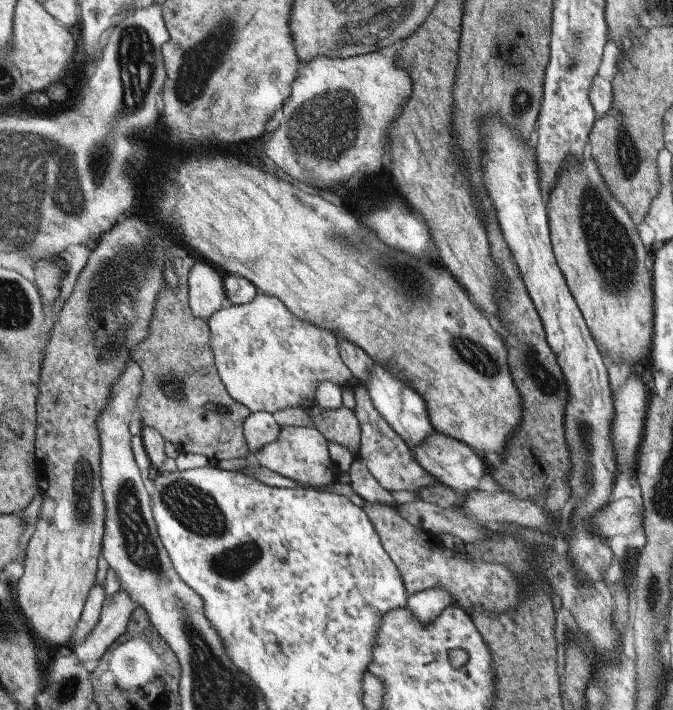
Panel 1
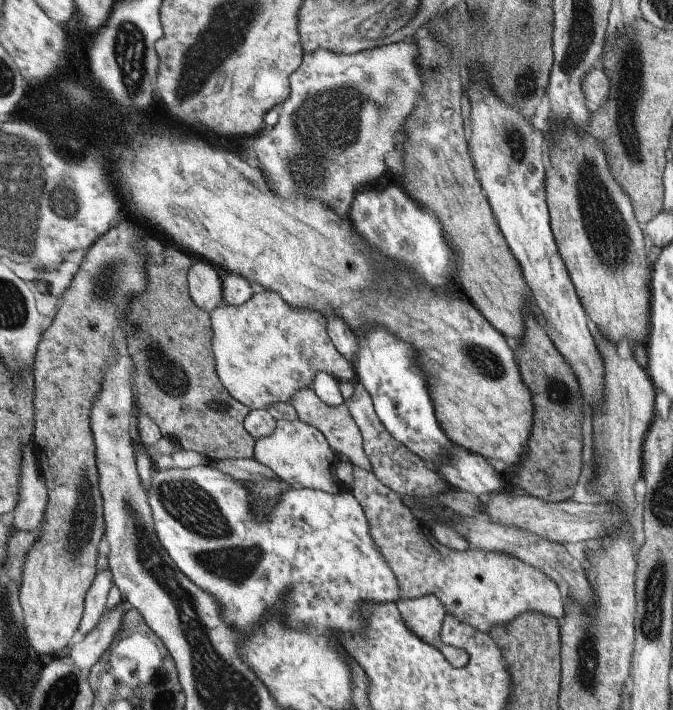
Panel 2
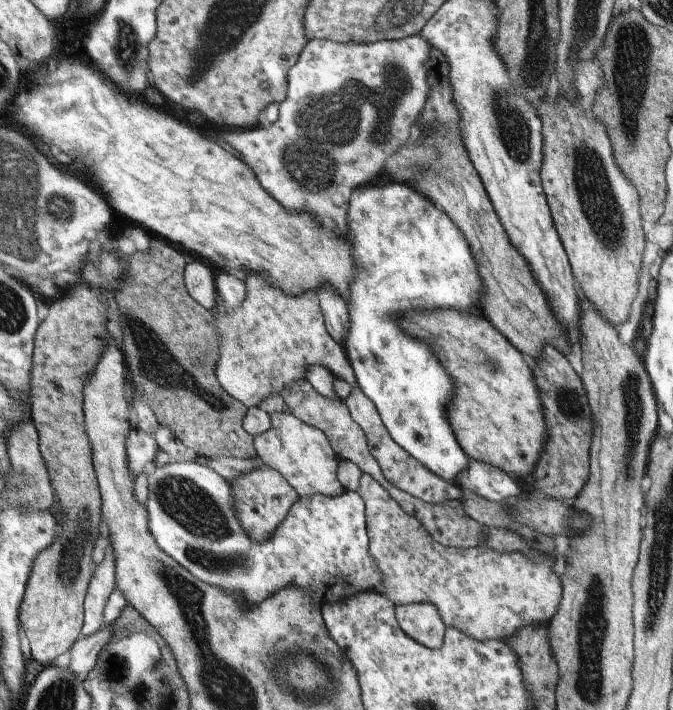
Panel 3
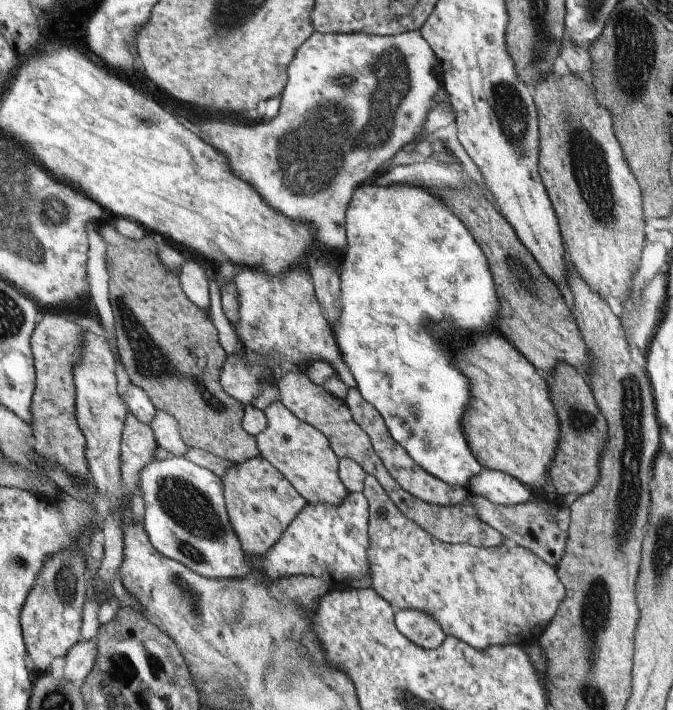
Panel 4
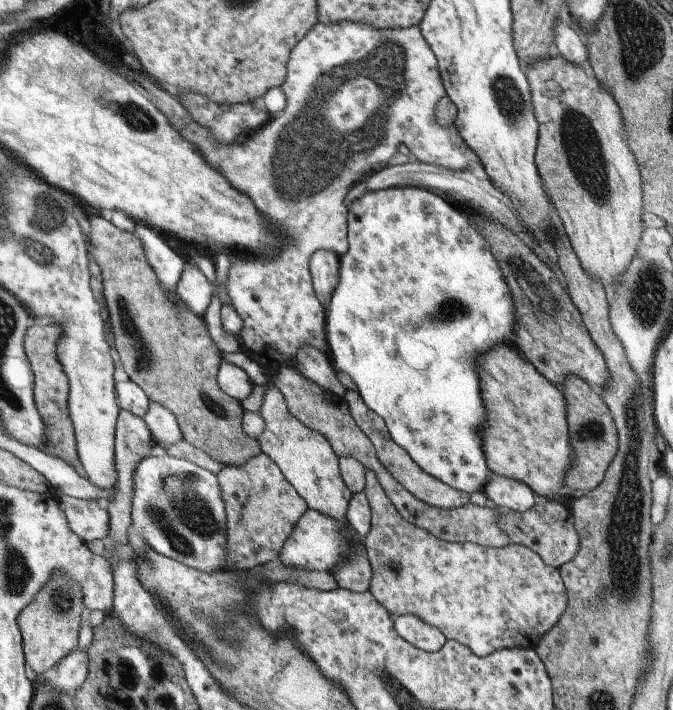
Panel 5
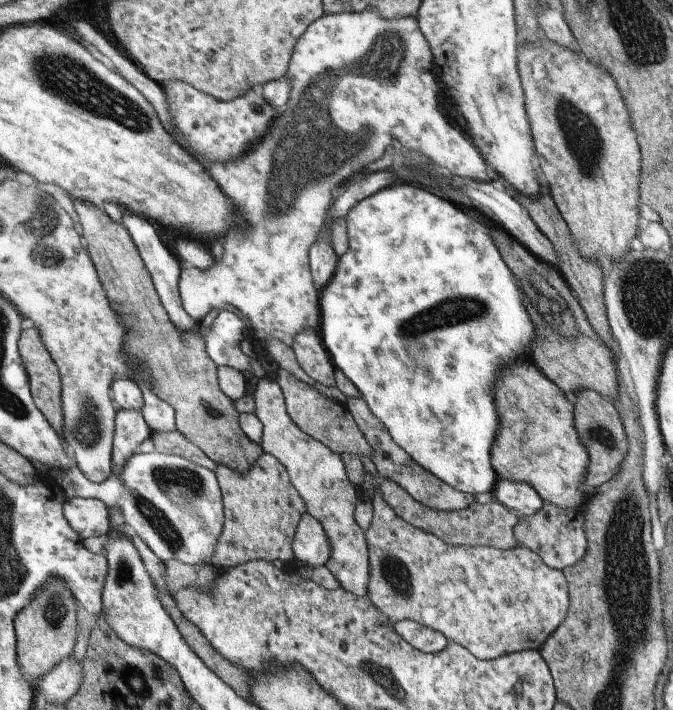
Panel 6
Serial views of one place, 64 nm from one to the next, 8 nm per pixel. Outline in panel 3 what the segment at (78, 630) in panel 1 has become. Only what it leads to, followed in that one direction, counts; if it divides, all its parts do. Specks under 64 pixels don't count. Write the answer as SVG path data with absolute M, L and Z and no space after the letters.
M107 538L105 544L105 556L100 564L94 566L93 574L89 579L82 608L82 624L79 634L85 638L95 634L102 626L103 607L106 604L107 597L115 587L113 570L113 548Z

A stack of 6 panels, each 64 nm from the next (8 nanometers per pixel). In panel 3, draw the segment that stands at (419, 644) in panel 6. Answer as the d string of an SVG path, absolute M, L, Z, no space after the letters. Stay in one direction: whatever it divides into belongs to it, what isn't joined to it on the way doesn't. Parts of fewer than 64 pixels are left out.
M429 602L397 604L394 606L394 614L397 626L417 644L429 649L443 646L445 627L433 604Z

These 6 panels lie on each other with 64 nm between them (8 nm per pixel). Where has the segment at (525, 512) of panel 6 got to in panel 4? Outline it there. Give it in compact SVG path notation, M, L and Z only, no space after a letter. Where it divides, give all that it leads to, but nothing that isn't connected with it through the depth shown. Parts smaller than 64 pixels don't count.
M485 467L469 480L467 489L472 495L486 498L499 506L517 506L531 499L524 484L508 474Z

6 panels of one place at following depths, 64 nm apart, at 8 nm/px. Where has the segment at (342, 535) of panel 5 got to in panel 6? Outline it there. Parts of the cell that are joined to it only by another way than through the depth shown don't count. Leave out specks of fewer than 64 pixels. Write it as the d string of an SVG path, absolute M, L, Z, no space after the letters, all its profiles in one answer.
M307 512L297 521L291 552L293 560L308 566L323 566L329 560L331 548L323 527Z

